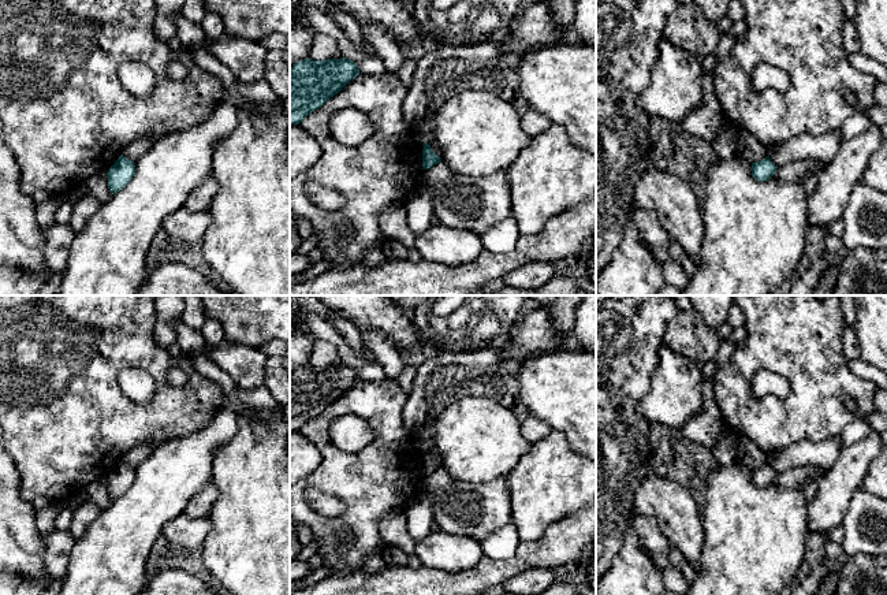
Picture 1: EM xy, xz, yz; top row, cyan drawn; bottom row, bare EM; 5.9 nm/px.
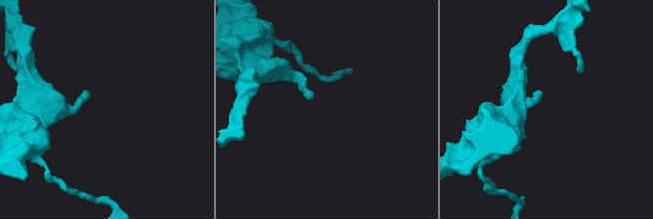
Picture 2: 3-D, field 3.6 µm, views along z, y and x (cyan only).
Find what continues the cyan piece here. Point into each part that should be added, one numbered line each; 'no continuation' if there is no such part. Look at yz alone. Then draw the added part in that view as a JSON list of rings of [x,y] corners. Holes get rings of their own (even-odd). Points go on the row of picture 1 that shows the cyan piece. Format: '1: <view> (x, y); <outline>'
no continuation

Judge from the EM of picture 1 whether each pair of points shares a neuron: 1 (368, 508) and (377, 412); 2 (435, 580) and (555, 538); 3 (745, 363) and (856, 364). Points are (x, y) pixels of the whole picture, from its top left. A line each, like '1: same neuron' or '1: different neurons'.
1: same neuron
2: same neuron
3: different neurons

